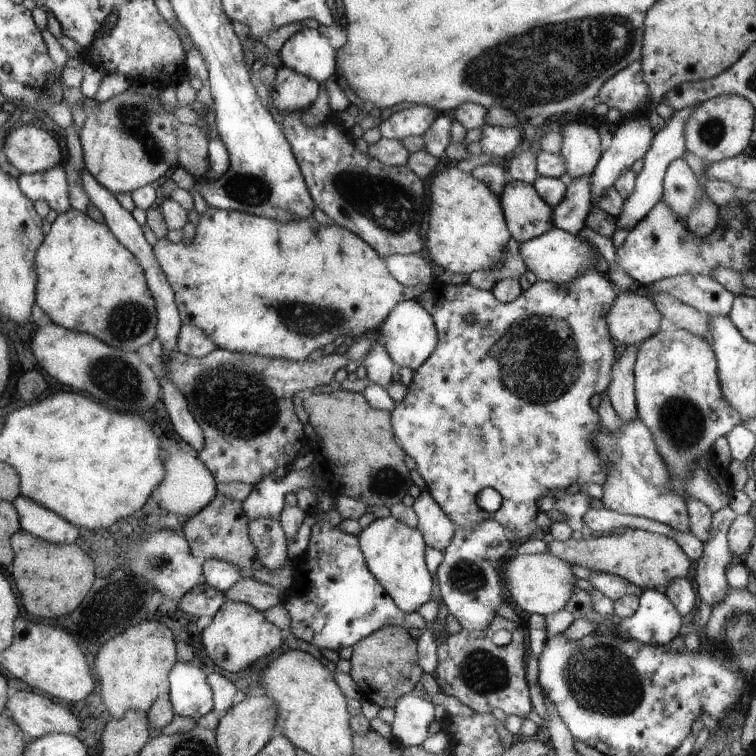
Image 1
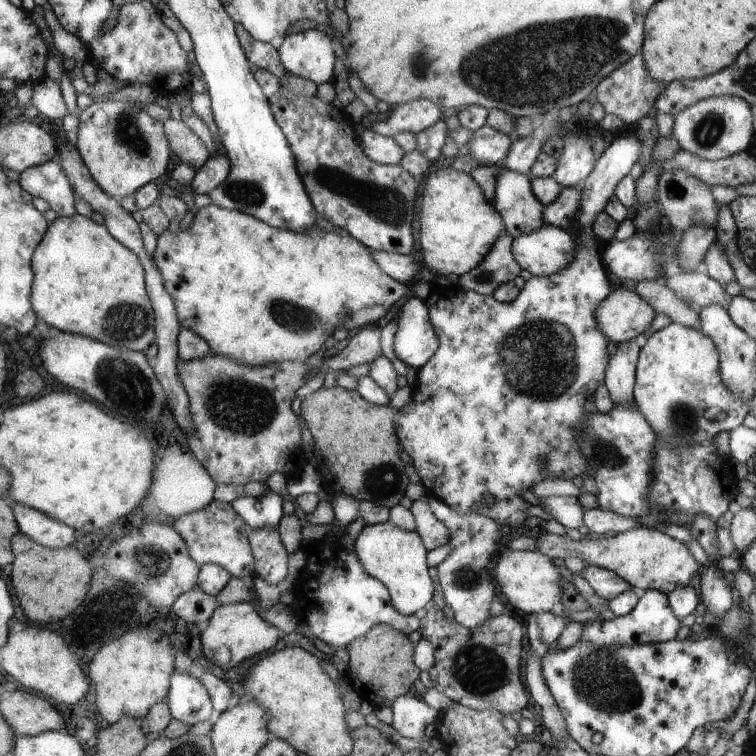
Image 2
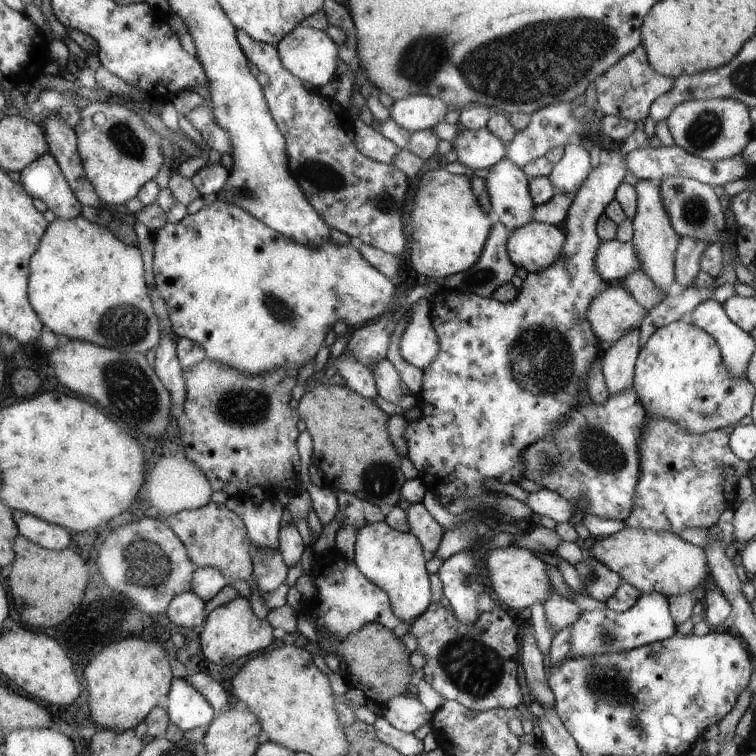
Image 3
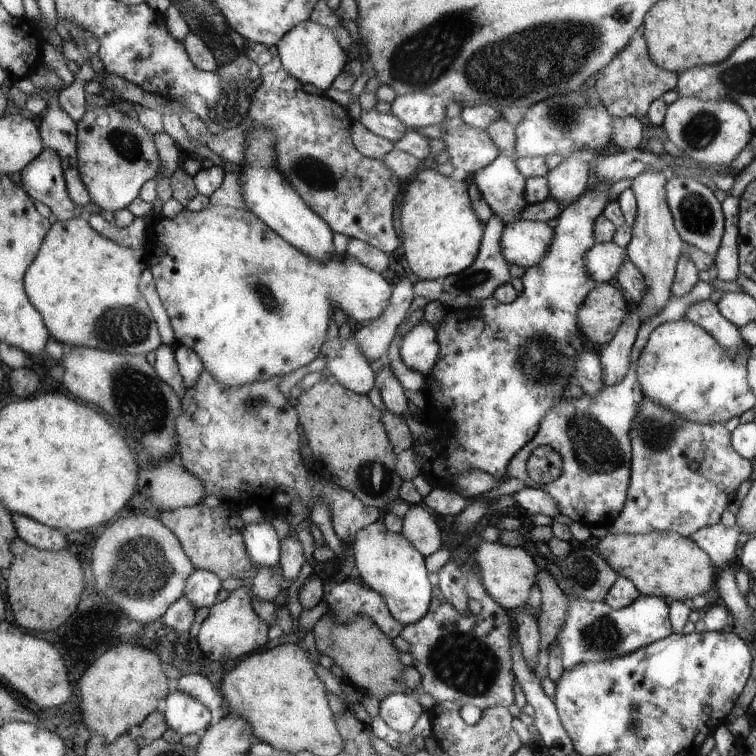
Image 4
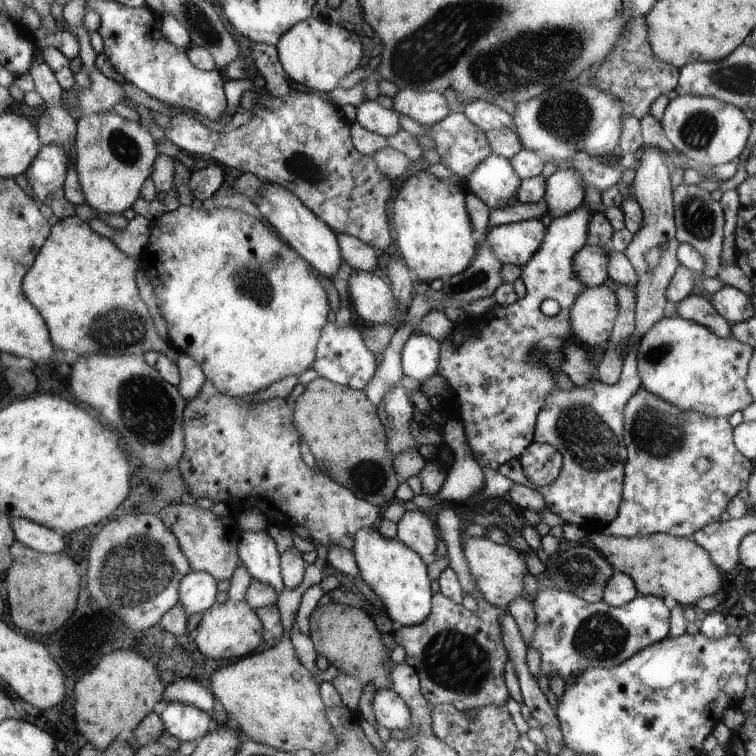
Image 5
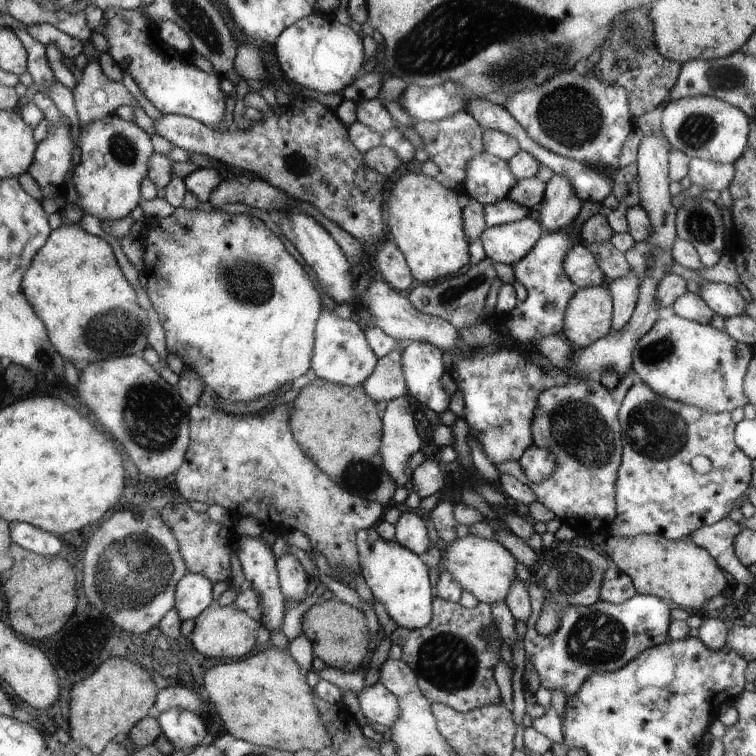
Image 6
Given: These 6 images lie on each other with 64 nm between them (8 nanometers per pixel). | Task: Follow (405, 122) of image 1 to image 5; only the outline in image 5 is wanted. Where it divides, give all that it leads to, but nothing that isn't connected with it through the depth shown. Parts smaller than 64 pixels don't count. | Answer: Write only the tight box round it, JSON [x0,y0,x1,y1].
[392,89,449,126]

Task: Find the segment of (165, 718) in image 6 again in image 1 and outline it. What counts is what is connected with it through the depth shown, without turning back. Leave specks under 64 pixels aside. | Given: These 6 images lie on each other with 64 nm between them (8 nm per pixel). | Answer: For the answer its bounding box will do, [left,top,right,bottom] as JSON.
[169,662,214,721]

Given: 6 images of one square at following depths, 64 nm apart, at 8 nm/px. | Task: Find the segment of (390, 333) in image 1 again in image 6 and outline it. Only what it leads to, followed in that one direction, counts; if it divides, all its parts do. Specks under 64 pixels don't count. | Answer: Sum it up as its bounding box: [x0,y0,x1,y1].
[401,341,451,414]

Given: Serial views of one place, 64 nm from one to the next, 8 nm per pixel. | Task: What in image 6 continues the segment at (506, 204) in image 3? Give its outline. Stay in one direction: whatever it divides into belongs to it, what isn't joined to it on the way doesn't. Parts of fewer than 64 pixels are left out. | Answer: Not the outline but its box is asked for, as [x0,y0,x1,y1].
[463,152,517,205]

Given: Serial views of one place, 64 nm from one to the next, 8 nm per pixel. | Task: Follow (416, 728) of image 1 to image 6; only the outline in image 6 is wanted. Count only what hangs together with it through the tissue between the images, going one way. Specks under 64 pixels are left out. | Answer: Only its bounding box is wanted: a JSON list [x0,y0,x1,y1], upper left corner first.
[356,682,399,728]

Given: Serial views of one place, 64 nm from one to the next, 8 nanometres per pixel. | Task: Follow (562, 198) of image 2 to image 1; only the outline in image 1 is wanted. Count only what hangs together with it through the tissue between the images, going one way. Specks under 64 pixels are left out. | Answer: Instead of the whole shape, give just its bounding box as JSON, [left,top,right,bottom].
[552,176,593,235]

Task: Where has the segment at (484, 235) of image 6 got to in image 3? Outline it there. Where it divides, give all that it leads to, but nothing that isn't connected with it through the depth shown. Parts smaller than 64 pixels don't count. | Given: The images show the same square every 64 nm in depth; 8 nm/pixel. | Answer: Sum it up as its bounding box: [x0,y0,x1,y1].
[506,220,567,272]

